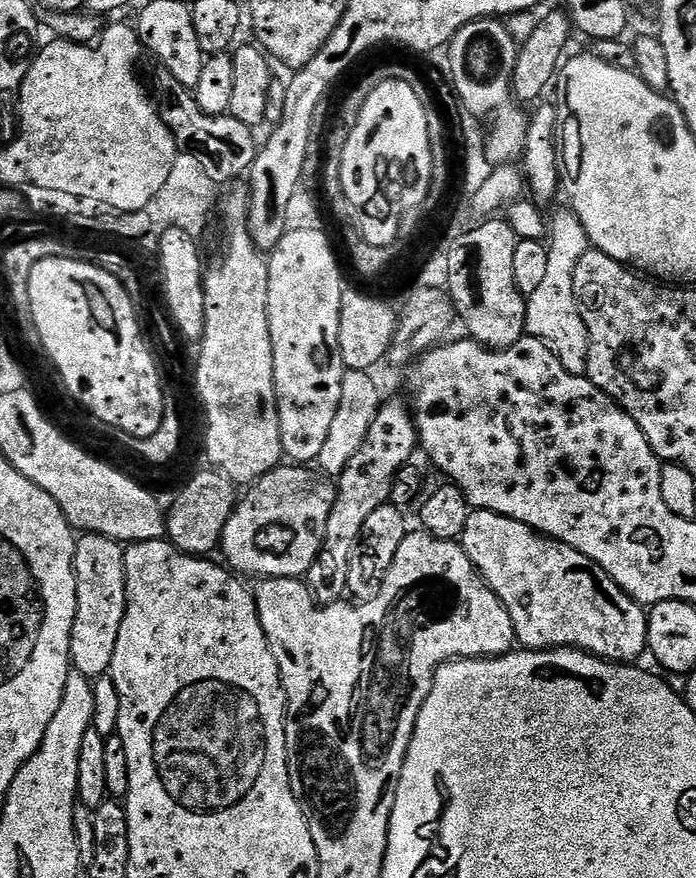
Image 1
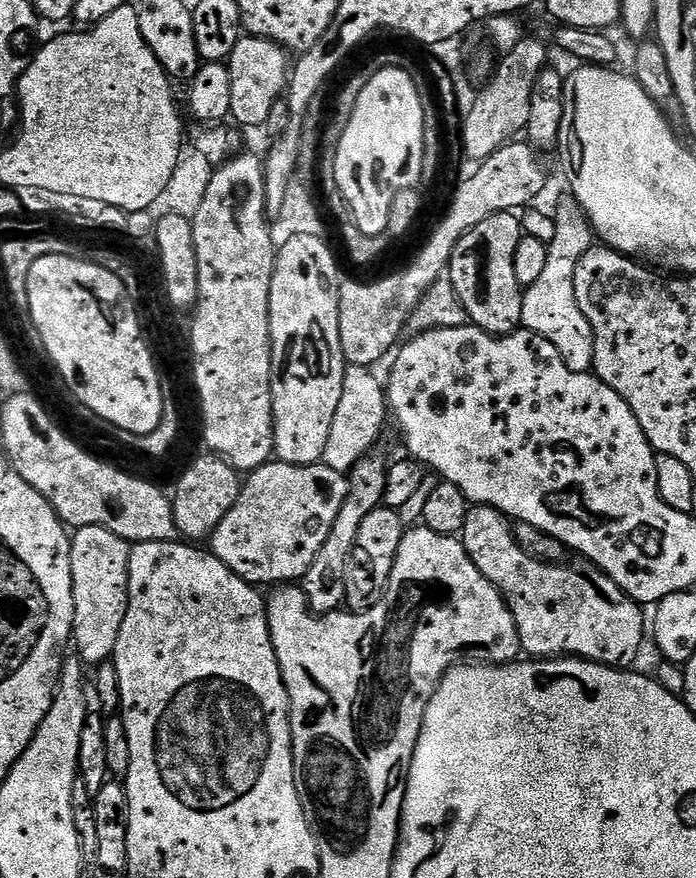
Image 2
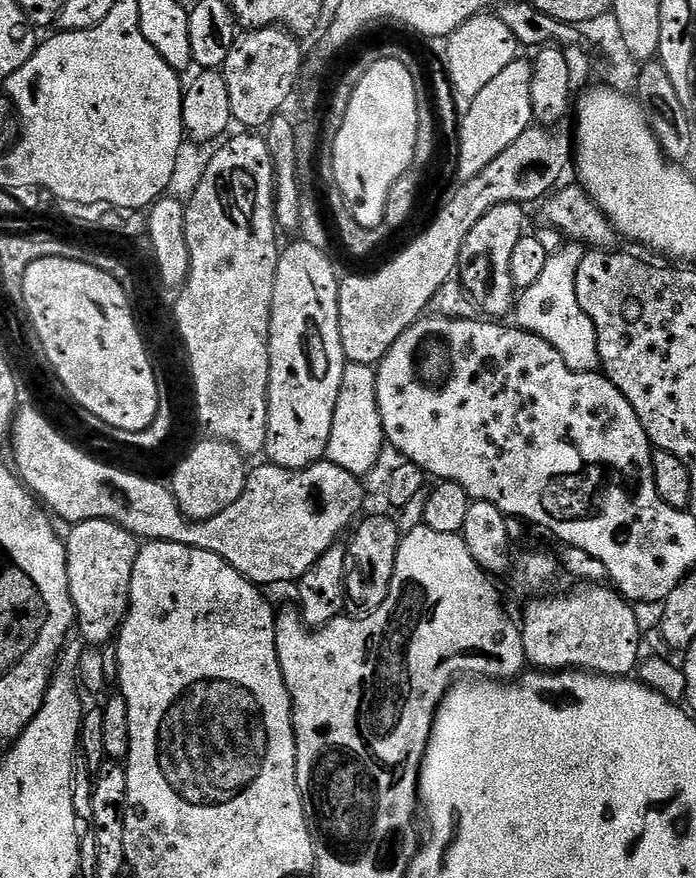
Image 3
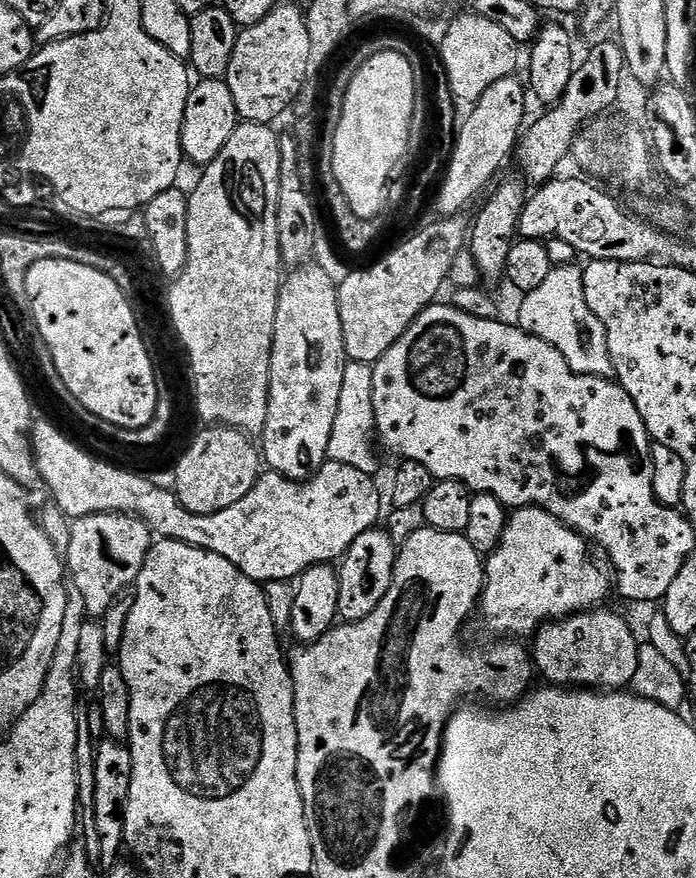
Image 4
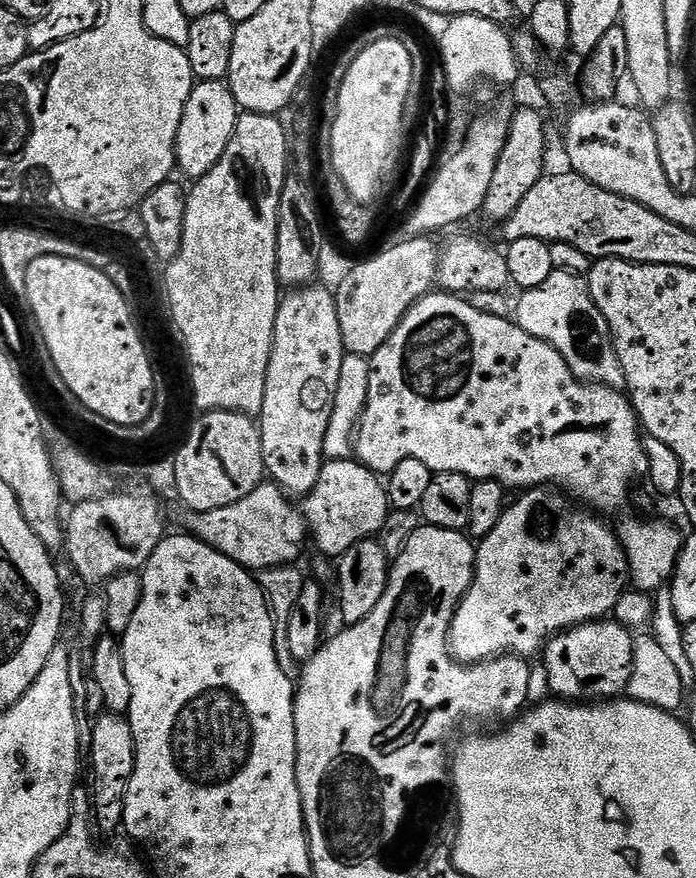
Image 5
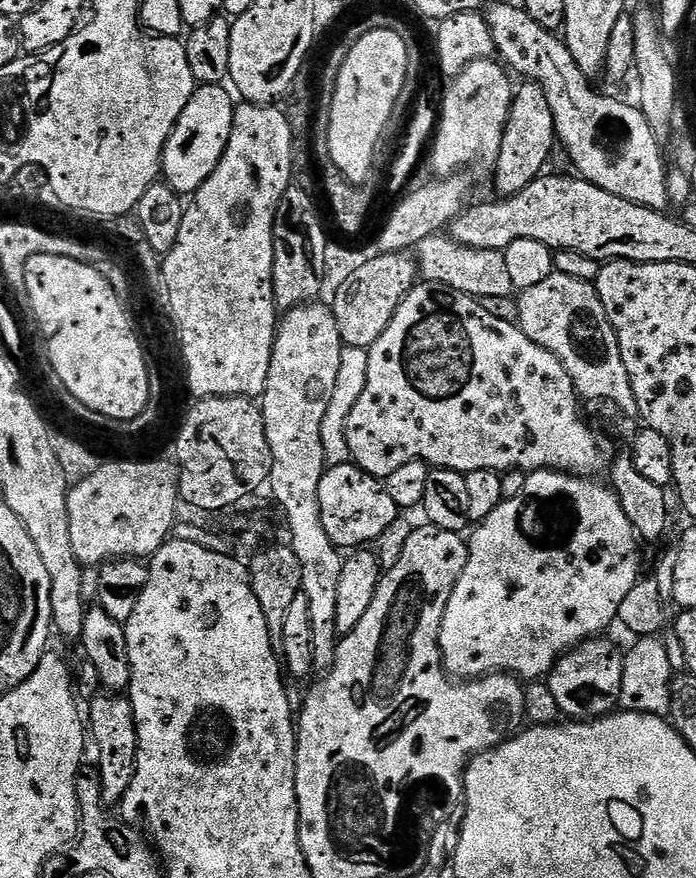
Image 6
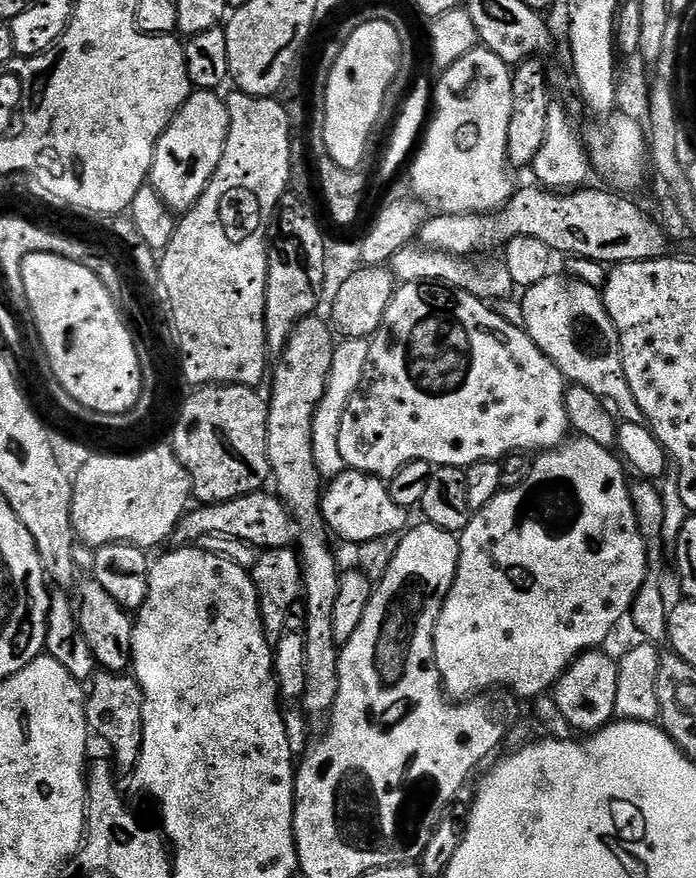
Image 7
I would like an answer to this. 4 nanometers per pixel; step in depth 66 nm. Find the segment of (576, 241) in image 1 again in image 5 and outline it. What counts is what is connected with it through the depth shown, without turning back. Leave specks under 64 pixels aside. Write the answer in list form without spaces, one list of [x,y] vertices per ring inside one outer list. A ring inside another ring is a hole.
[[[552,271],[542,286],[521,291],[519,295],[520,301],[514,304],[514,320],[526,334],[558,350],[578,379],[617,390],[624,388],[624,371],[622,362],[618,362],[612,331],[606,318],[602,318],[602,310],[594,306],[587,283],[579,275]]]

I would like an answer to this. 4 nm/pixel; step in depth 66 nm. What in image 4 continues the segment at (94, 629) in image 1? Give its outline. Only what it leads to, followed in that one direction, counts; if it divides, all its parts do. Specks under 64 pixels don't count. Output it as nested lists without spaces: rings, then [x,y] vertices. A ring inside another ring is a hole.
[[[102,512],[93,516],[81,516],[73,519],[72,533],[68,536],[68,556],[66,552],[66,572],[70,577],[71,587],[81,591],[82,602],[88,616],[103,618],[110,606],[121,599],[123,588],[131,589],[136,583],[138,574],[152,549],[154,534],[136,516],[127,516],[125,512]]]

